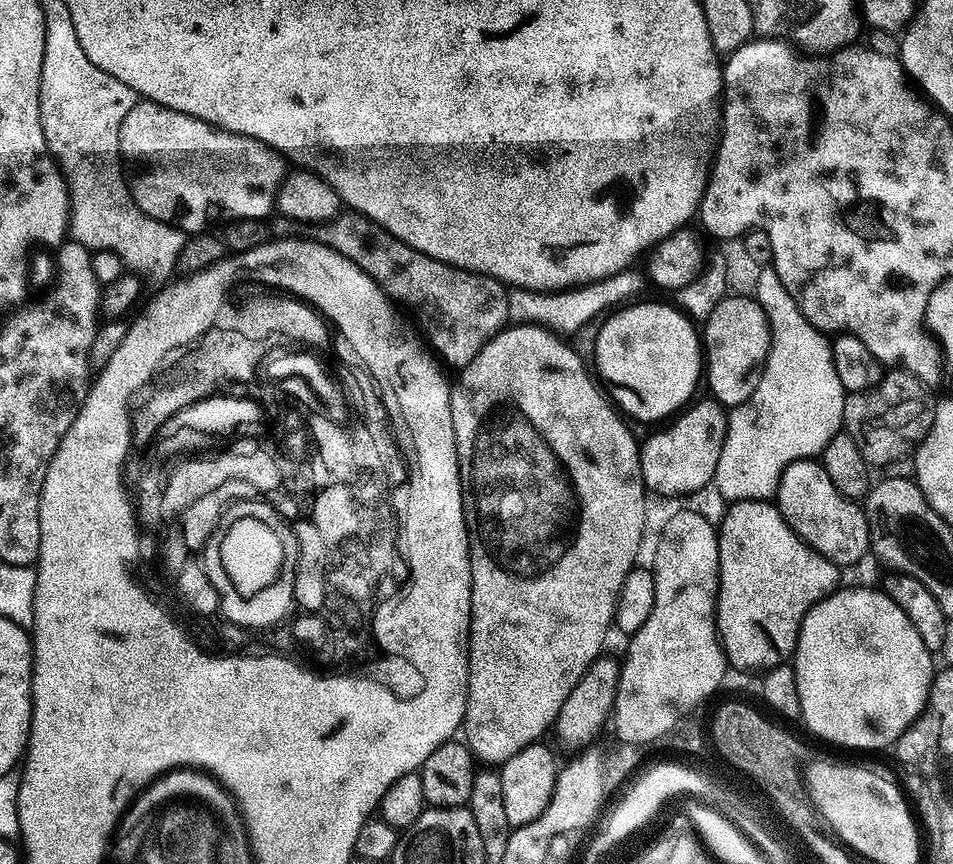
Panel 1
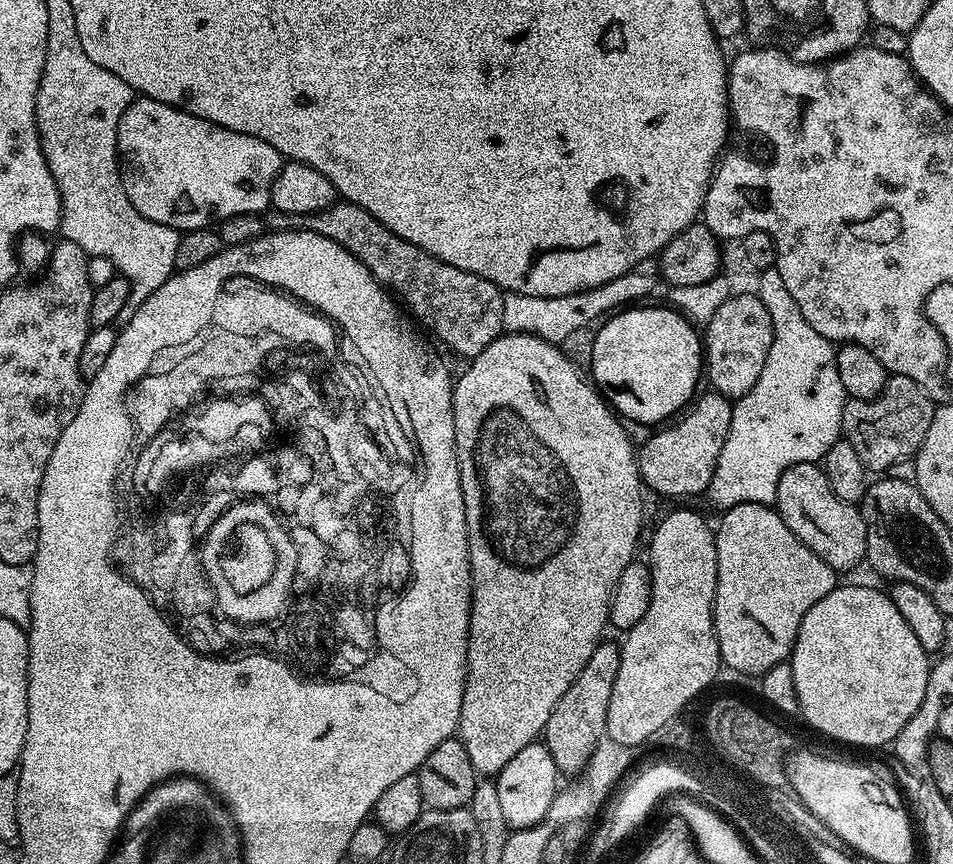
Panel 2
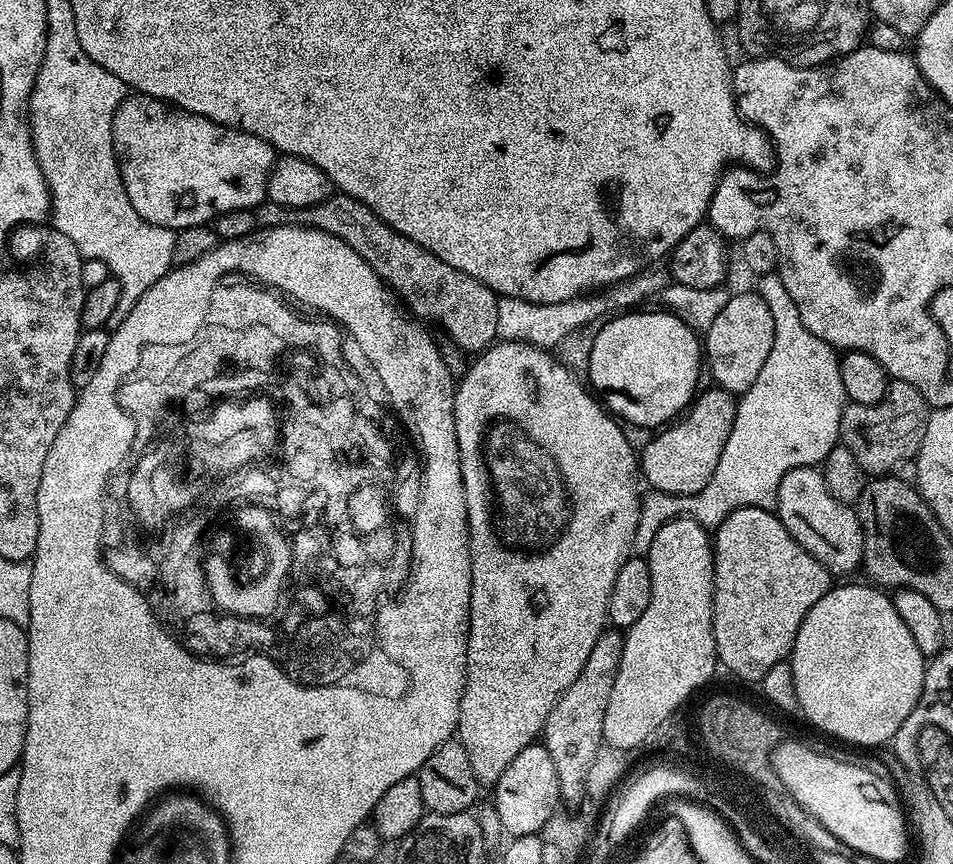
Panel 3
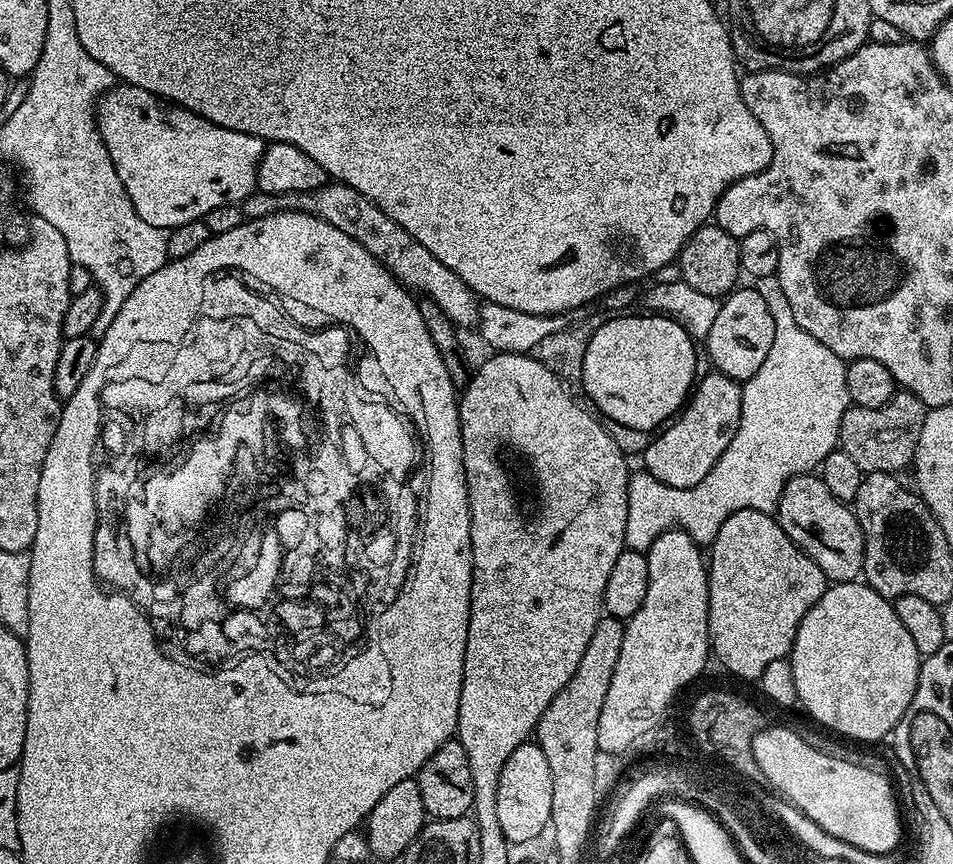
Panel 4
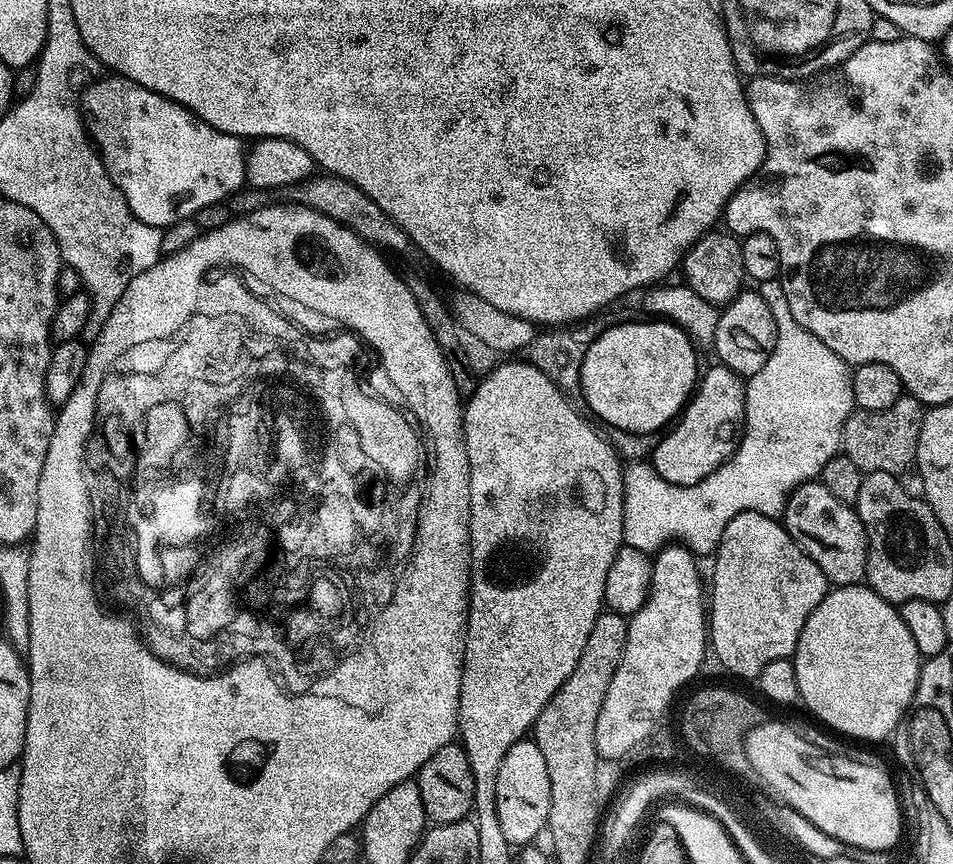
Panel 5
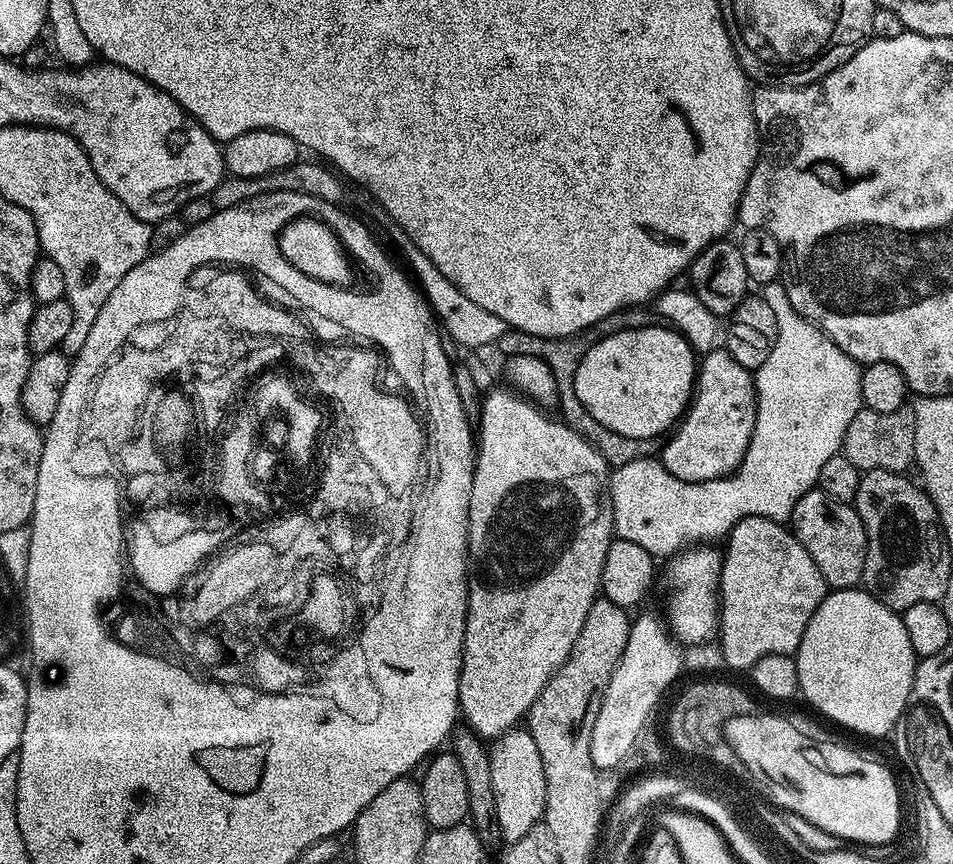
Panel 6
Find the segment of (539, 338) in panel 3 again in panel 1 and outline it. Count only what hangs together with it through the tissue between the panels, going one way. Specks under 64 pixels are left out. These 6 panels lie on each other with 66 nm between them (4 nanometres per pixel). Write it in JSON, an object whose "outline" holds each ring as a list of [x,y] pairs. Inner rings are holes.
{"outline":[[[624,269],[618,274],[608,275],[604,279],[598,279],[592,283],[582,284],[575,288],[566,288],[560,291],[531,291],[526,288],[509,289],[508,314],[517,323],[538,323],[560,334],[571,334],[577,328],[584,326],[590,318],[609,311],[636,295],[646,284],[643,273],[637,269]]]}

